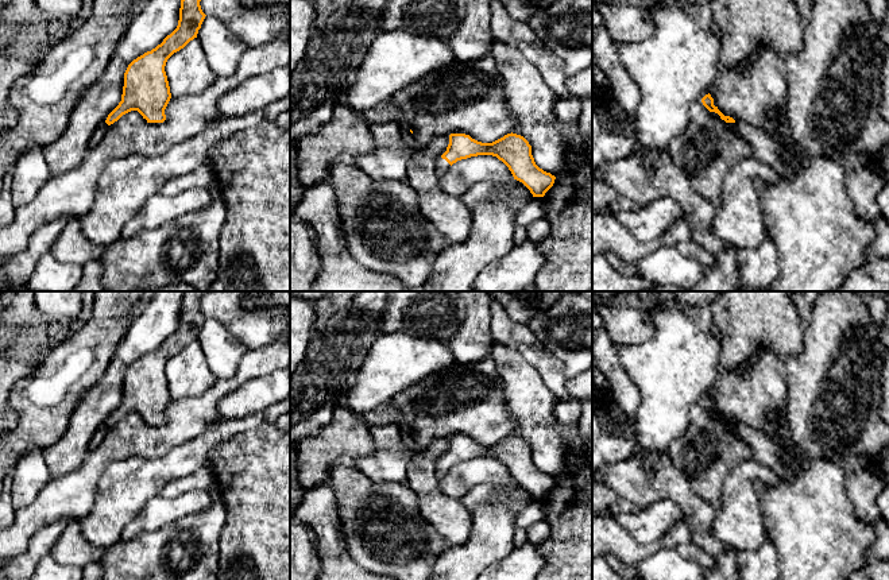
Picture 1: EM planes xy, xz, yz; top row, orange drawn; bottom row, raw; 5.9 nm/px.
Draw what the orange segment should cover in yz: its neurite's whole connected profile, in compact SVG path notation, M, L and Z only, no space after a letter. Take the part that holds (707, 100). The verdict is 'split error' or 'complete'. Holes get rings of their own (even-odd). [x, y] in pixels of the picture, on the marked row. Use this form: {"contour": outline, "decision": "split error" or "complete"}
{"contour": "M710 93L701 98L701 103L710 112L718 113L722 120L730 124L734 132L750 144L755 159L774 169L778 175L788 175L795 171L796 156L788 143L780 138L772 138L761 127L735 121L733 117L724 116L718 107L714 105L714 98Z", "decision": "split error"}

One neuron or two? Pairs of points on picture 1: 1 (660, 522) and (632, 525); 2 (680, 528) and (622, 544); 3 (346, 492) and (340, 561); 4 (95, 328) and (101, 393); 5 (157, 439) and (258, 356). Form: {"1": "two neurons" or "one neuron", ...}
{"1": "one neuron", "2": "one neuron", "3": "two neurons", "4": "two neurons", "5": "one neuron"}

